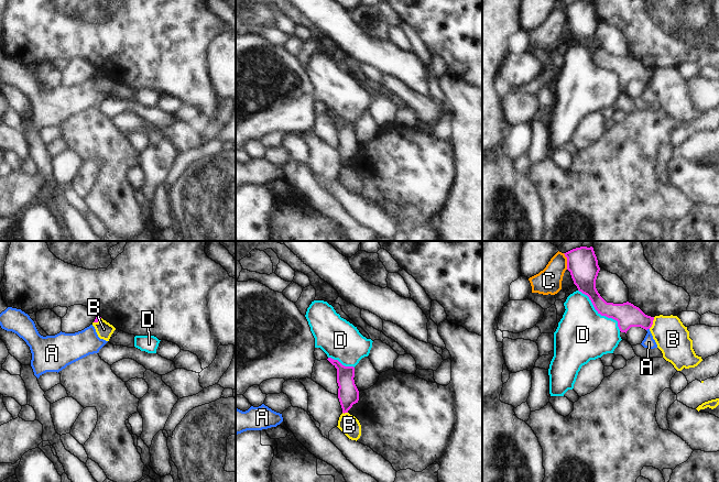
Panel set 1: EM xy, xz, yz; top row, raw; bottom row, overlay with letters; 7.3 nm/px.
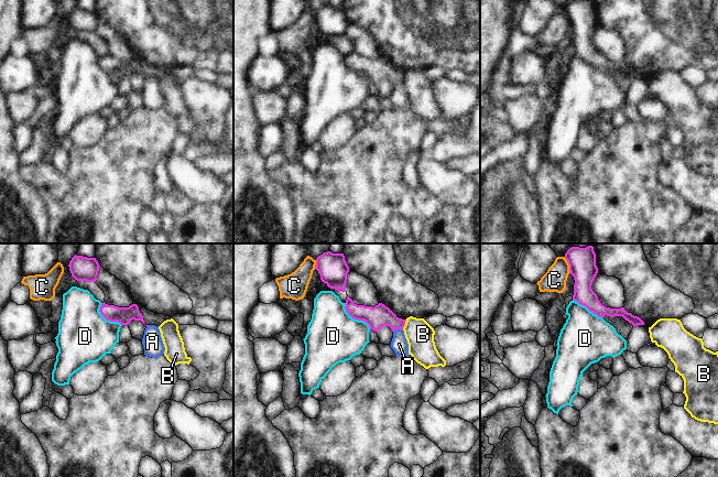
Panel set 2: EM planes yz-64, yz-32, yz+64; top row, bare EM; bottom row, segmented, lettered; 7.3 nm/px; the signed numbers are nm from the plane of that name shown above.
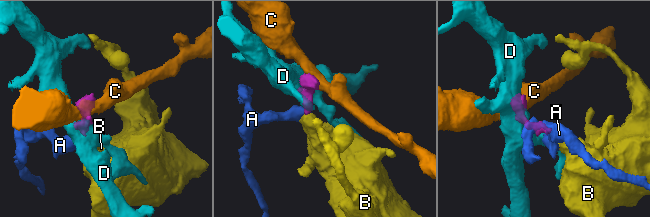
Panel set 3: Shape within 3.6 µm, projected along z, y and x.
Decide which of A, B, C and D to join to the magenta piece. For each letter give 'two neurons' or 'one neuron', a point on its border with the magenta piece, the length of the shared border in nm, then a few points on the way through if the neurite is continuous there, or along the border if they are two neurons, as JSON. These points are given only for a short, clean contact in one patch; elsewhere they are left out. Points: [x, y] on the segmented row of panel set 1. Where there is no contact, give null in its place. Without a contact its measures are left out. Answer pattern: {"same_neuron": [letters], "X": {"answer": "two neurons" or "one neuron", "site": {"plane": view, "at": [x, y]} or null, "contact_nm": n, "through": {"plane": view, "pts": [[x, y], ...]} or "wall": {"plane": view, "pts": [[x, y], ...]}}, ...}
{"same_neuron": ["A"], "A": {"answer": "one neuron", "site": {"plane": "yz", "at": [647, 328]}, "contact_nm": 30, "through": {"plane": "yz", "pts": [[627, 315], [638, 318], [647, 328], [649, 342]]}}, "B": {"answer": "two neurons", "site": {"plane": "yz", "at": [652, 322]}, "contact_nm": 100, "wall": {"plane": "yz", "pts": [[654, 317], [653, 324], [649, 328]]}}, "C": {"answer": "two neurons", "site": {"plane": "yz", "at": [567, 261]}, "contact_nm": 120, "wall": {"plane": "yz", "pts": [[563, 253], [566, 258], [567, 269]]}}, "D": {"answer": "two neurons", "site": {"plane": "yz", "at": [600, 314]}, "contact_nm": 440}}

